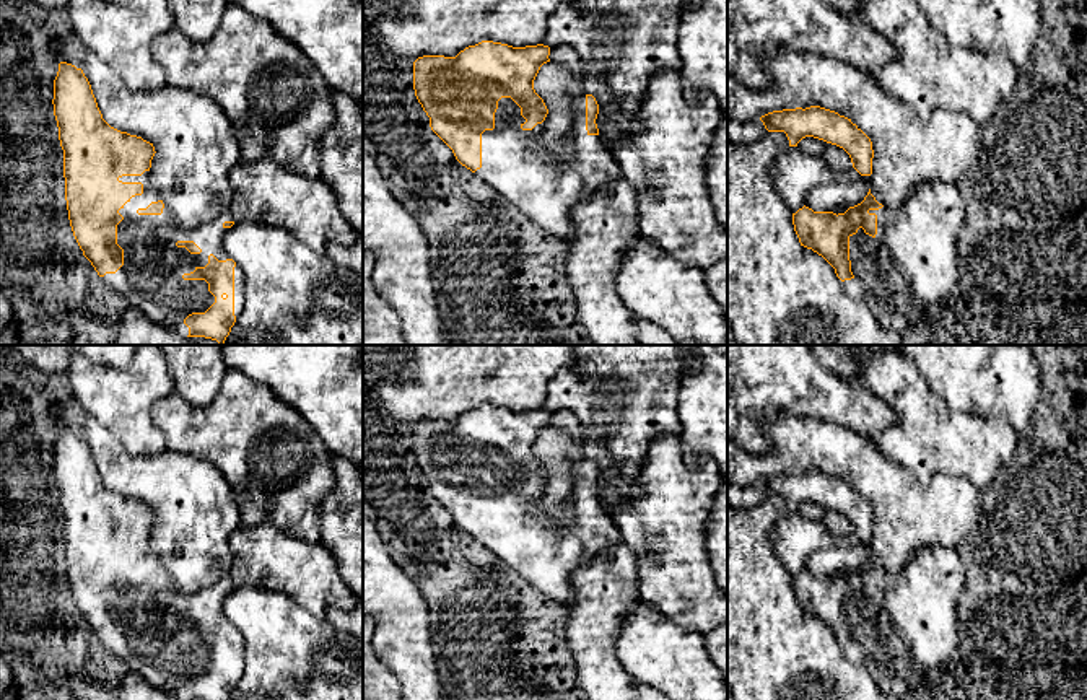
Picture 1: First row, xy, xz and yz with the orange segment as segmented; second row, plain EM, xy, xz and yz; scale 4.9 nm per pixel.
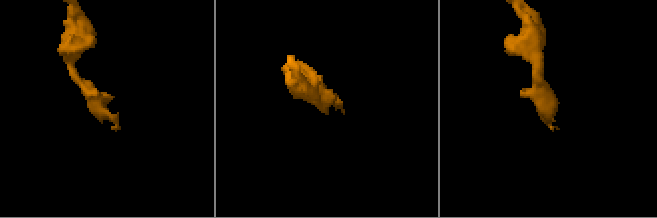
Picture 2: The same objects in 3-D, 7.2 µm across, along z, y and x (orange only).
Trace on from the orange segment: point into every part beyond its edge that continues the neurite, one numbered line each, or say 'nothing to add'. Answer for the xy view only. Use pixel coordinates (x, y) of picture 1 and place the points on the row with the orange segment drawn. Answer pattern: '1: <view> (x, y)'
1: xy (150, 279)

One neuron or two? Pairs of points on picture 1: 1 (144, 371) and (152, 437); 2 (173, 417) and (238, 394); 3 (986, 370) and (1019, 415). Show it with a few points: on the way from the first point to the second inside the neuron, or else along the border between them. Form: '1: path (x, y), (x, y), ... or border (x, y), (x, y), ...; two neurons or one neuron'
1: path (142, 388), (142, 420); one neuron
2: path (189, 417), (215, 417), (222, 411); one neuron
3: path (996, 381), (1017, 404); one neuron

